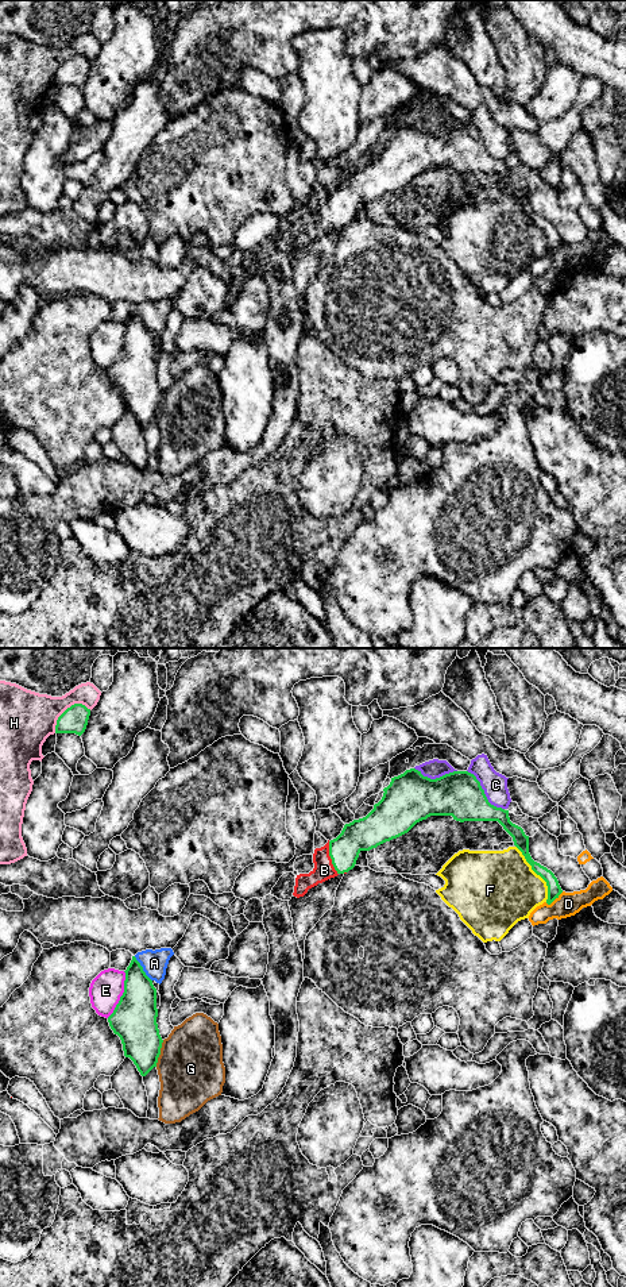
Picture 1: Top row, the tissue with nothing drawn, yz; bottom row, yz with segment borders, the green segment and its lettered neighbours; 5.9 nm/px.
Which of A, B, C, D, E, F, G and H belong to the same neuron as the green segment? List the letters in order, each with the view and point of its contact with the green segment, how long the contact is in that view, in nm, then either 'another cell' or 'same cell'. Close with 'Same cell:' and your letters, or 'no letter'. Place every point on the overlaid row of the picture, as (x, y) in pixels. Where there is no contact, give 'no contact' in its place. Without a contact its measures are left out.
A: contact yz (142, 968); length 190 nm; another cell
B: contact yz (331, 858); length 200 nm; same cell
C: contact yz (483, 793); length 320 nm; another cell
D: contact yz (553, 900); length 130 nm; another cell
E: contact yz (123, 994); length 300 nm; another cell
F: contact yz (537, 874); length 380 nm; another cell
G: contact yz (159, 1054); length 170 nm; another cell
H: contact yz (66, 709); length 260 nm; another cell
Same cell: B

